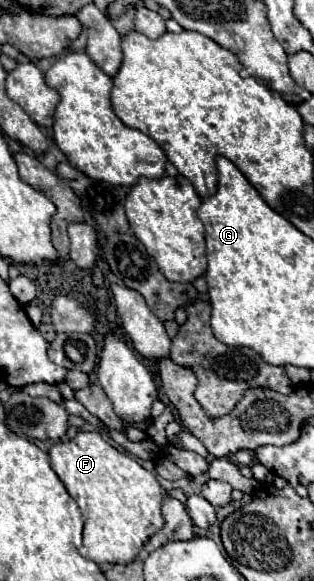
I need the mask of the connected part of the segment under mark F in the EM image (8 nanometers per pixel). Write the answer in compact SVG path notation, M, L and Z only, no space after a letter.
M80 431L74 439L56 443L50 449L50 465L80 509L82 523L76 527L83 527L82 557L98 565L126 565L136 559L136 553L150 535L164 527L160 511L164 491L156 477L140 467L134 457L114 449L98 431Z

